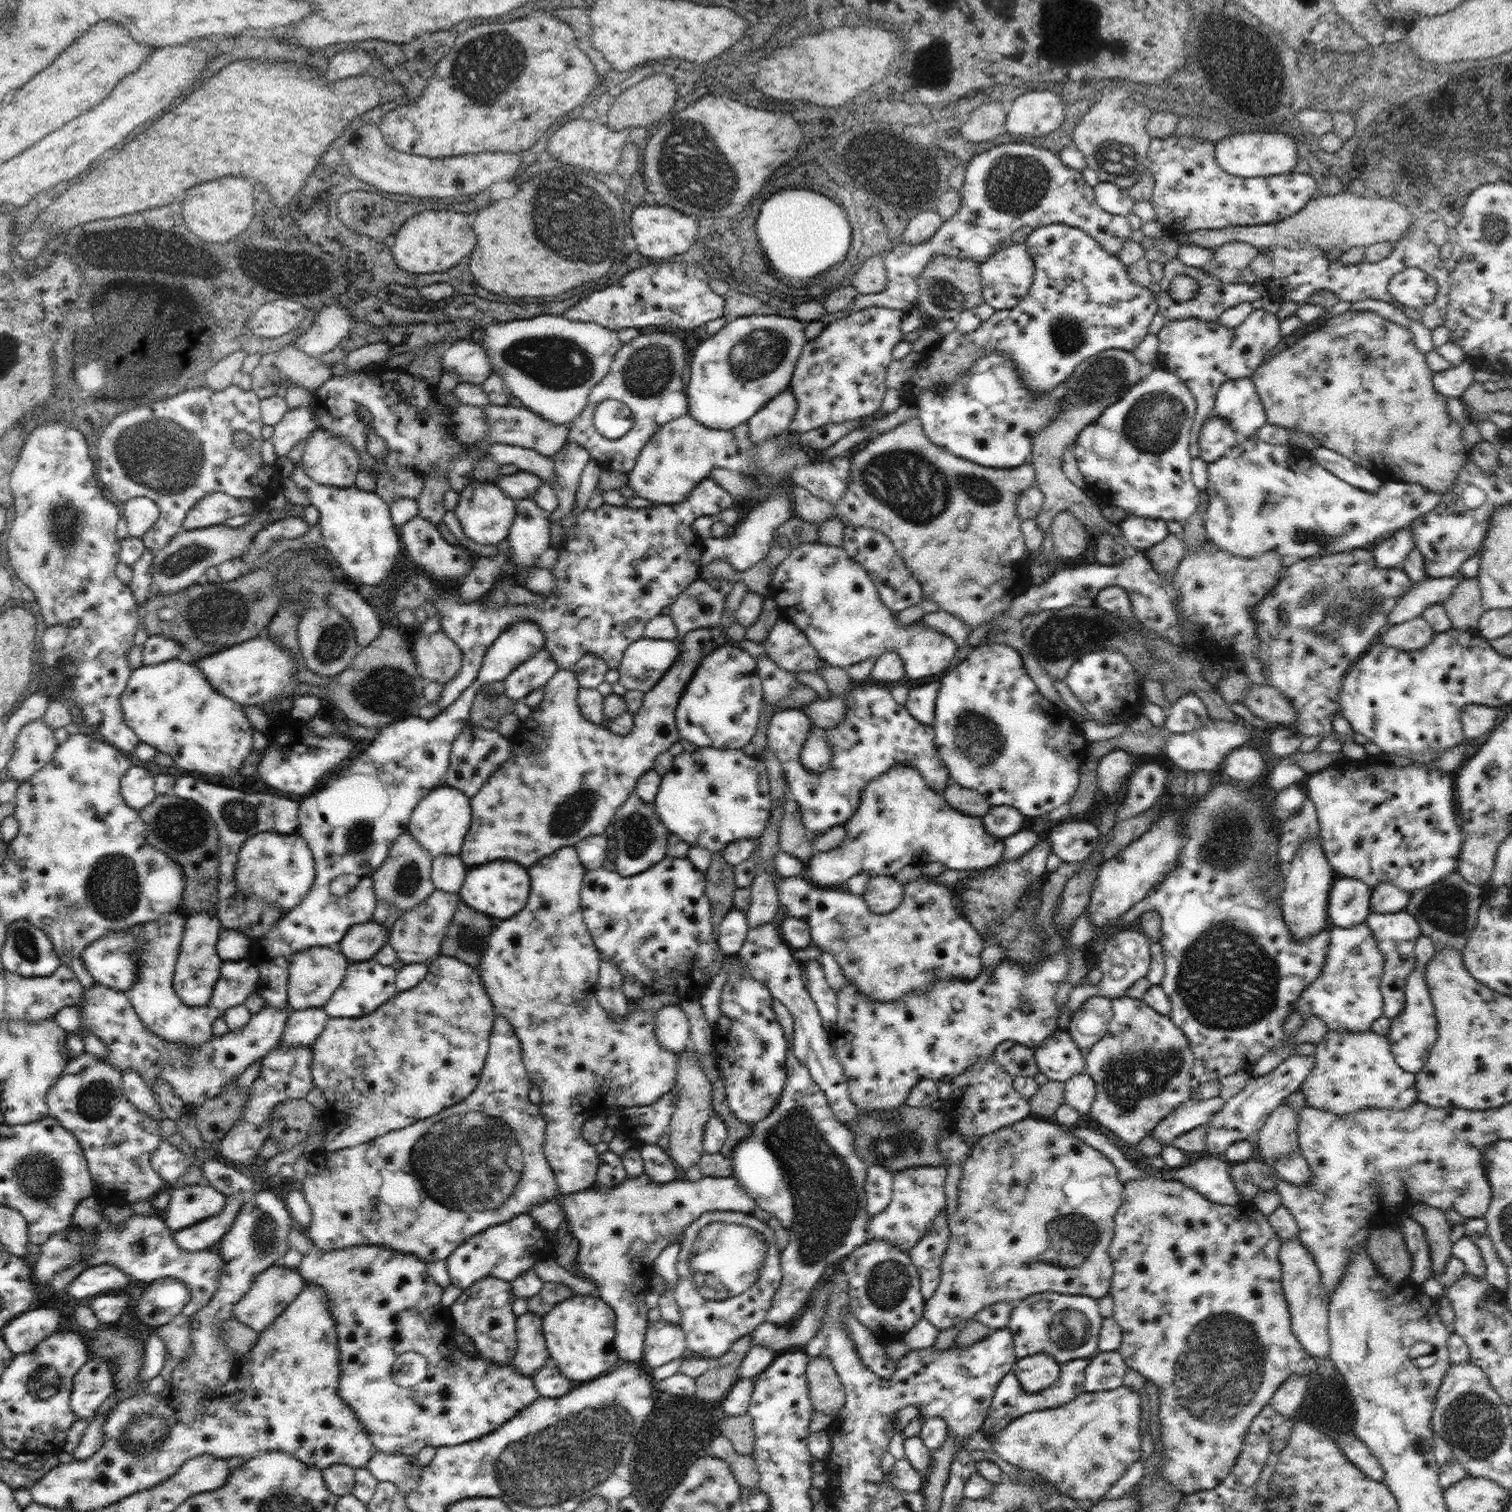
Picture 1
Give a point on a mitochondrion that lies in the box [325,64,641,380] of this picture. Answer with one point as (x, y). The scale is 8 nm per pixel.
(553, 200)

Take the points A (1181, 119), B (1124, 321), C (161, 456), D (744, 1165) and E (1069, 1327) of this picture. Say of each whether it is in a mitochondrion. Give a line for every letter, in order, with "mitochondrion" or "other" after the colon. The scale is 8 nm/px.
A: other
B: other
C: mitochondrion
D: other
E: mitochondrion

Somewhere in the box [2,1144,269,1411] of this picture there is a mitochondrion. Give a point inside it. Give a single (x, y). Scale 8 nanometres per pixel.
(38, 1175)

